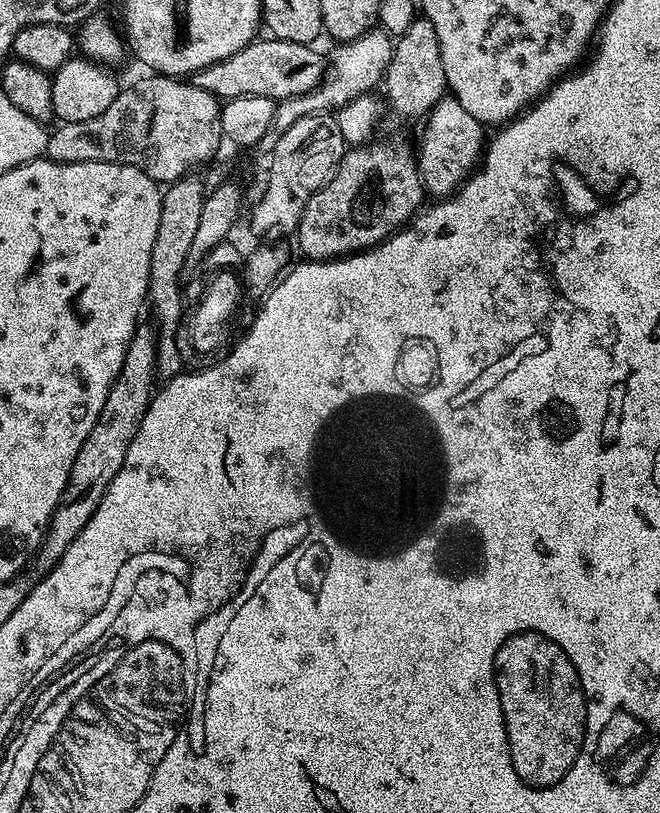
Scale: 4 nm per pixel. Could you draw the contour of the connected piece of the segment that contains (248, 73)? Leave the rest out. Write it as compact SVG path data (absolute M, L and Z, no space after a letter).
M257 38L238 50L238 54L192 73L191 84L224 102L240 96L261 96L279 102L319 87L325 77L326 60L315 52L315 47L275 38L267 39Z

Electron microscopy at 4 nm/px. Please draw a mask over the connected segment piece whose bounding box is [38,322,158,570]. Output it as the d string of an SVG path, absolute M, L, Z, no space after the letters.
M141 322L136 325L136 333L132 336L130 346L126 350L126 358L122 362L122 370L106 398L106 406L102 406L102 414L94 430L90 430L86 442L82 442L82 450L78 450L78 458L74 458L64 499L56 507L52 521L48 523L48 534L44 537L44 543L40 545L38 559L44 570L56 567L68 547L76 541L86 522L90 522L90 518L103 502L114 474L122 470L122 462L126 462L126 450L130 450L130 442L134 442L134 434L138 434L138 426L142 426L142 418L154 395L152 379L156 380L158 376L157 329L149 324Z

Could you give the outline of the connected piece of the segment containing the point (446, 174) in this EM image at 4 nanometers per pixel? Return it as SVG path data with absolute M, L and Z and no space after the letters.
M454 98L436 103L423 121L424 133L420 136L418 163L420 178L429 197L447 198L460 191L465 180L472 175L486 147L485 125L477 122L474 114L466 114Z

